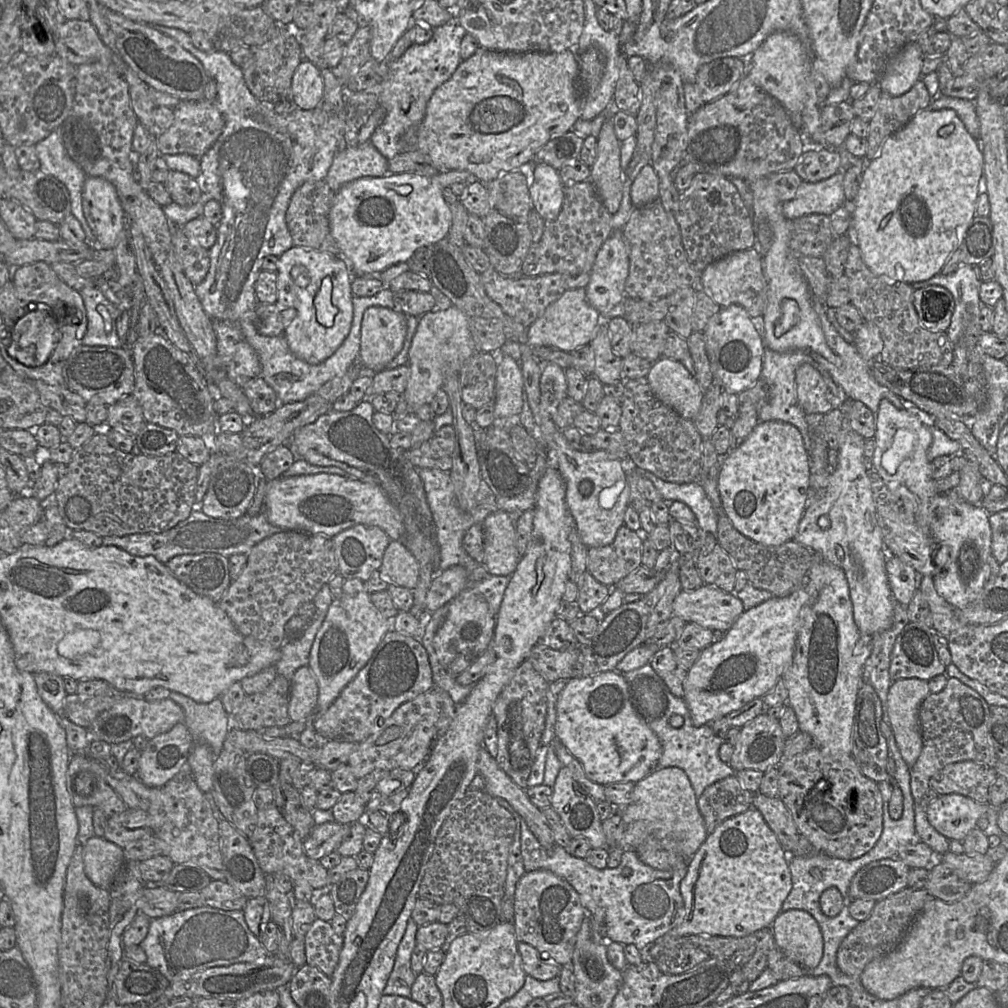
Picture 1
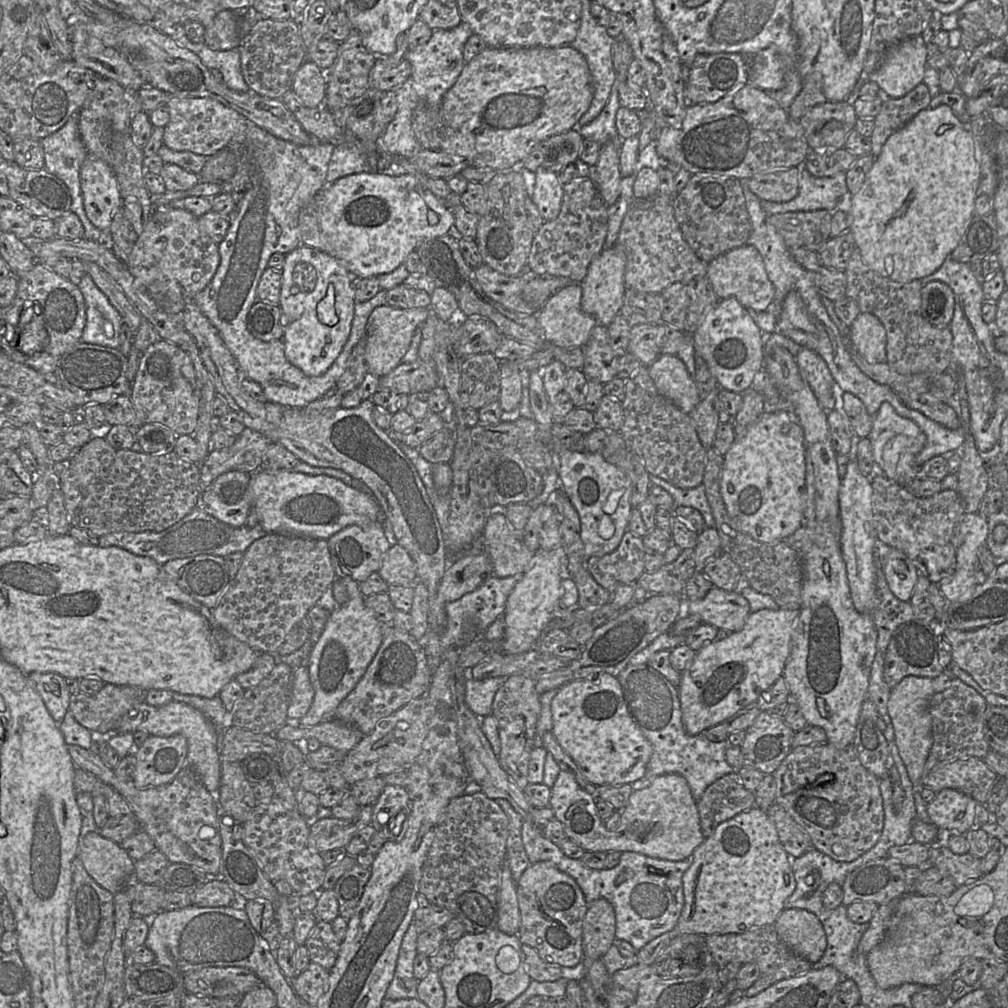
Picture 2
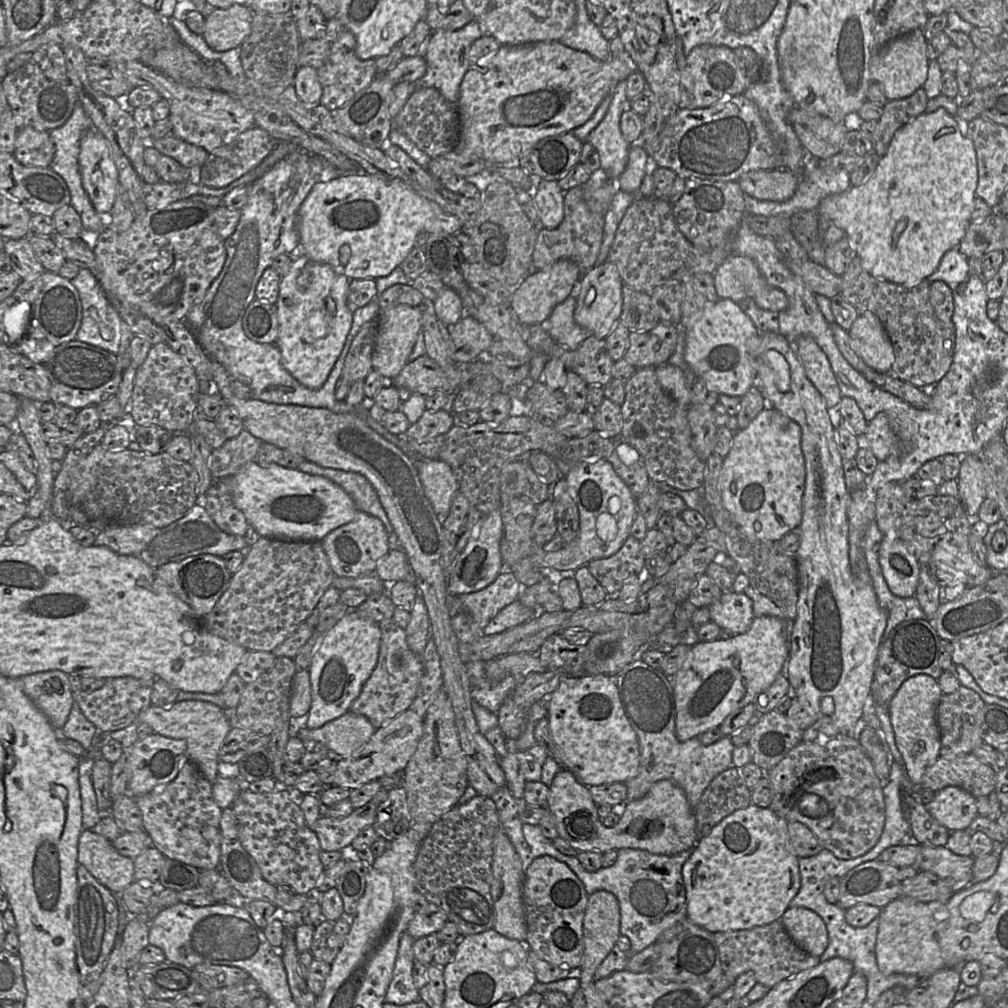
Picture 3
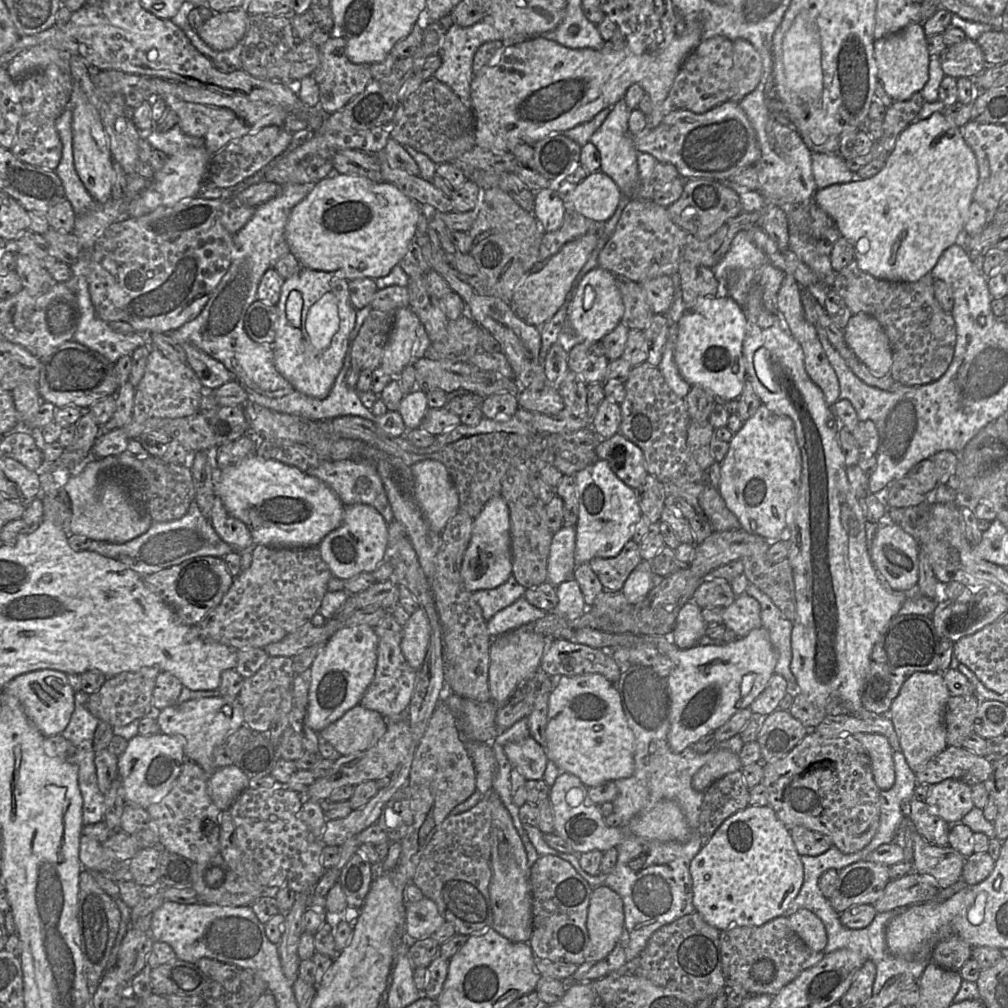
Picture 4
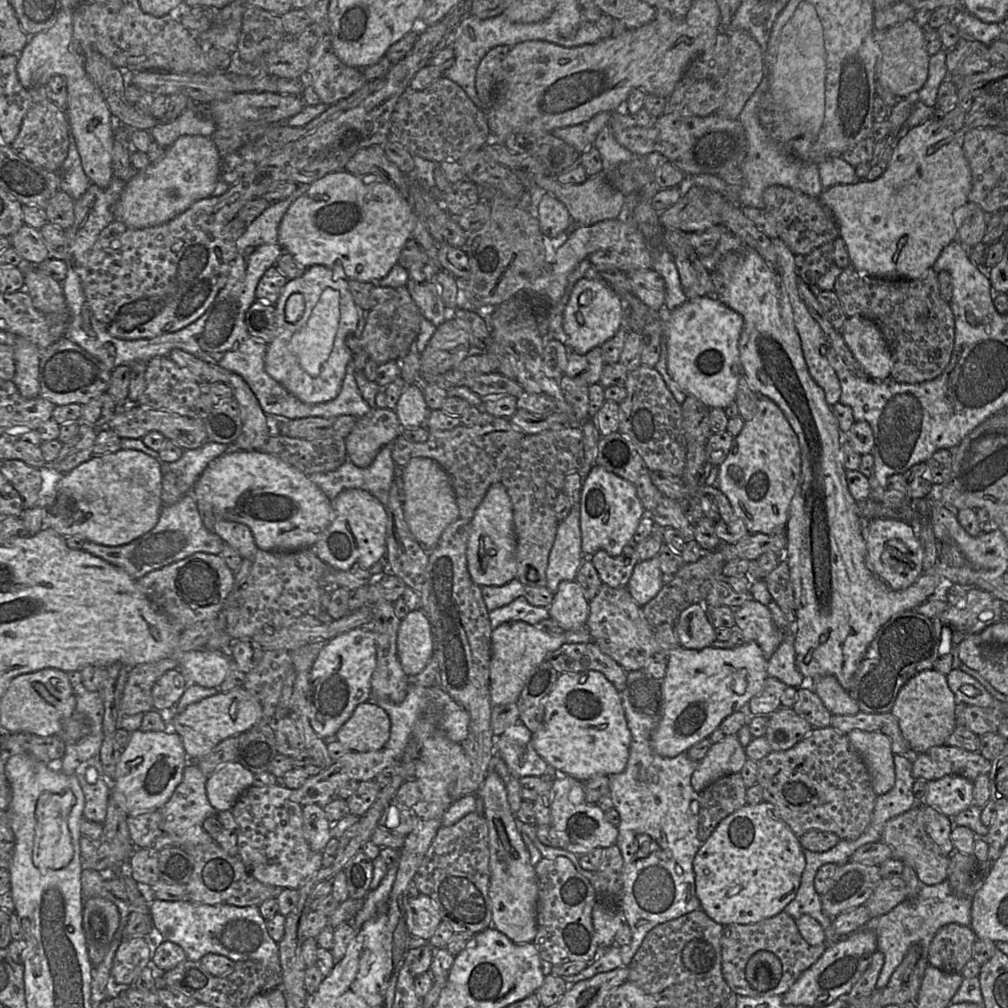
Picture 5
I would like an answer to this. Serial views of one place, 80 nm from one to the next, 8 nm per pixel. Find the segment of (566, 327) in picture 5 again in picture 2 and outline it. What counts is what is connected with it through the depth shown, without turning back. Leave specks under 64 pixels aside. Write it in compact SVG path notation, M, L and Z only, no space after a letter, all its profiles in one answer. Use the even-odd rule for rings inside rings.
M615 244L604 248L590 262L586 276L579 284L582 288L581 309L596 318L598 324L606 327L620 314L626 290L625 284L626 253L623 248Z

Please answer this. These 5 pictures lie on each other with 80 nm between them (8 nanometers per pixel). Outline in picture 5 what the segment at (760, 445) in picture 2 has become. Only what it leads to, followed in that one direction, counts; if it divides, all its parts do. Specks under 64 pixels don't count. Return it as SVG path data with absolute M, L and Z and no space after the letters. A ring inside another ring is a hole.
M760 397L754 417L745 421L741 432L734 437L729 454L719 466L719 489L750 533L775 534L786 532L791 501L800 477L801 451L798 437L779 406L769 398Z

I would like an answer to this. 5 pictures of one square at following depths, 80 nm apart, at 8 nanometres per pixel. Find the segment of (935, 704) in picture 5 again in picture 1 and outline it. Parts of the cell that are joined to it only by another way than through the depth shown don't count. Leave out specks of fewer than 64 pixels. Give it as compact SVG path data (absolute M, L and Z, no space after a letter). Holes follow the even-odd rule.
M917 678L893 681L888 691L889 725L909 767L915 764L923 748L918 715L922 702L929 694L928 681Z

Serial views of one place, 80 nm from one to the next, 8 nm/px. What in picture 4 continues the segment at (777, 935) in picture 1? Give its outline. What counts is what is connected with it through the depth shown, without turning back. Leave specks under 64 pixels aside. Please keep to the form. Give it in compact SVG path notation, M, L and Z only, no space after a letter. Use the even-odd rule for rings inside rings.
M807 909L791 914L789 923L793 931L813 951L823 951L827 945L827 934L821 919Z

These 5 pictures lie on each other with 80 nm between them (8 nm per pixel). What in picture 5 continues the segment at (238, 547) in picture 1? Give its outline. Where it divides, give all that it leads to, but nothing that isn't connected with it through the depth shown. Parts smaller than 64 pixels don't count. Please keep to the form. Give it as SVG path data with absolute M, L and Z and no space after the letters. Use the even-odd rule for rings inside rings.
M191 492L185 493L175 504L163 506L156 525L144 535L128 544L106 546L85 541L82 550L102 558L124 570L132 579L137 580L147 573L182 560L197 552L220 554L225 542L215 533L207 530L198 511L197 503Z

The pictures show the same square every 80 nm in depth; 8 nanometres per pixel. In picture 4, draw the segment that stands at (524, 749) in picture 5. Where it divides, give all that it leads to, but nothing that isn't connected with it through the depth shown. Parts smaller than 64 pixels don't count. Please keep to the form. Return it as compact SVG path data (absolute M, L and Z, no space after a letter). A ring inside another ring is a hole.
M532 736L506 743L503 751L511 766L526 780L543 779L548 758L544 748Z

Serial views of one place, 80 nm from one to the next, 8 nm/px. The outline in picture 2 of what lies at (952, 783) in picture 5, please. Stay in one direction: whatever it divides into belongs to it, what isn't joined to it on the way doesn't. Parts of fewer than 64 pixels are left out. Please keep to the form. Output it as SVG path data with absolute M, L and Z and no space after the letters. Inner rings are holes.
M945 788L927 804L927 813L942 833L965 834L975 827L977 802L961 791Z

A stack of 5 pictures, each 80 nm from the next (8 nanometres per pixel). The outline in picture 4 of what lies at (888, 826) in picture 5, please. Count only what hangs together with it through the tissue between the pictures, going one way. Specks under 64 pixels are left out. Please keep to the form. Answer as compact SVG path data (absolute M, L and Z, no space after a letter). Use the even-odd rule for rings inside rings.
M904 819L901 830L905 829L910 832L913 842L913 871L933 876L940 889L947 888L962 878L966 858L961 853L948 845L929 843L916 831L910 819Z

